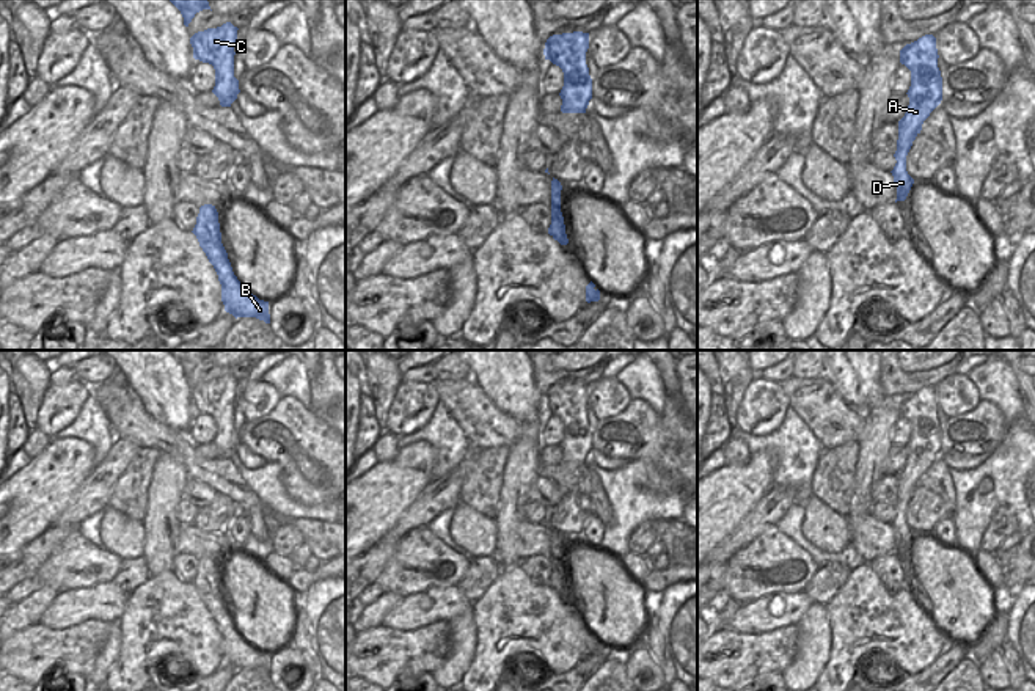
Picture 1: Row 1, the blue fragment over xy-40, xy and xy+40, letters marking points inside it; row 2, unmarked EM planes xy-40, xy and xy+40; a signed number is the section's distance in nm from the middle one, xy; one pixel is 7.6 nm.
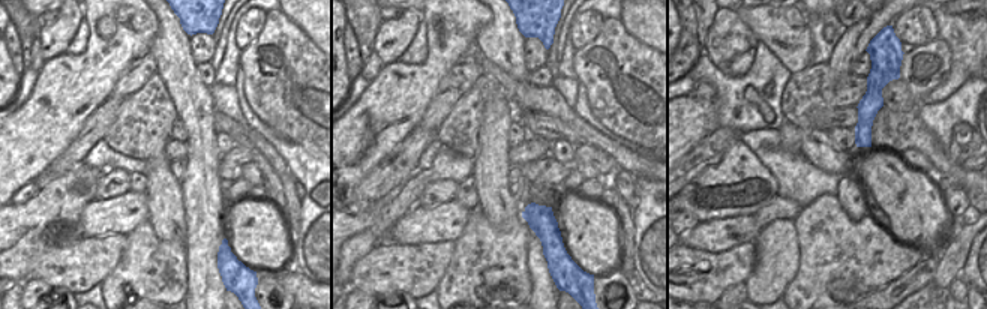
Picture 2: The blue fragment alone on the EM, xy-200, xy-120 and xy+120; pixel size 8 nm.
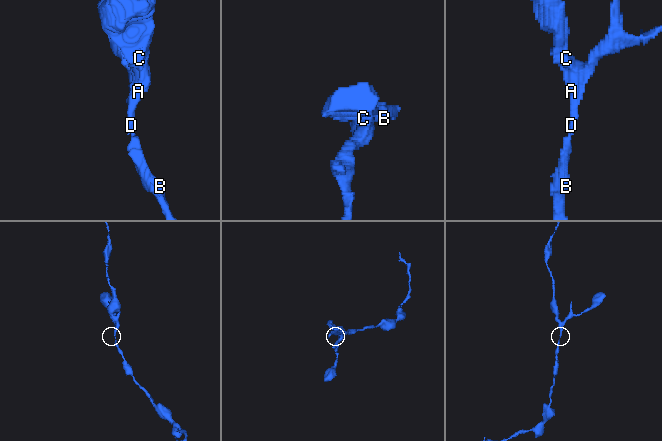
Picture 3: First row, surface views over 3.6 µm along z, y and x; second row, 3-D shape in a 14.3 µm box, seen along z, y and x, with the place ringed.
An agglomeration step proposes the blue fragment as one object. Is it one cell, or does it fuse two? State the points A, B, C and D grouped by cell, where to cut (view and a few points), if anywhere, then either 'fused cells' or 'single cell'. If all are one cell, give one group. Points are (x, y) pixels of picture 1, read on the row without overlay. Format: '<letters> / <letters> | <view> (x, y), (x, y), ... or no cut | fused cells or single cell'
A B C D | no cut | single cell

